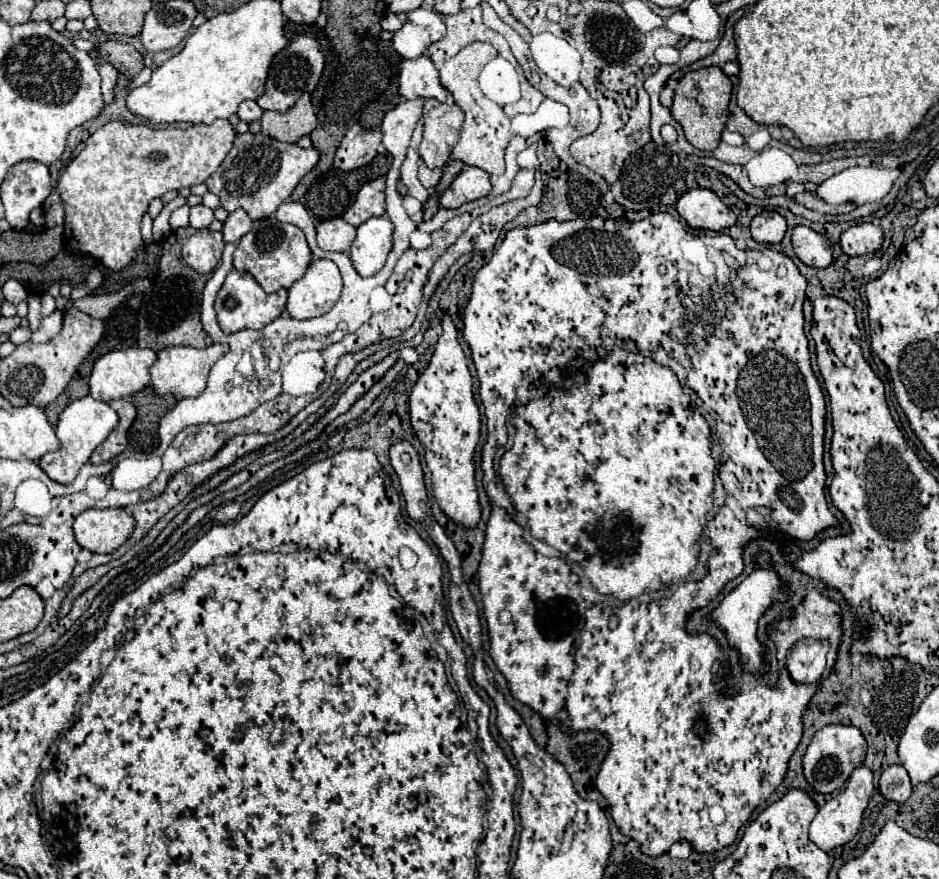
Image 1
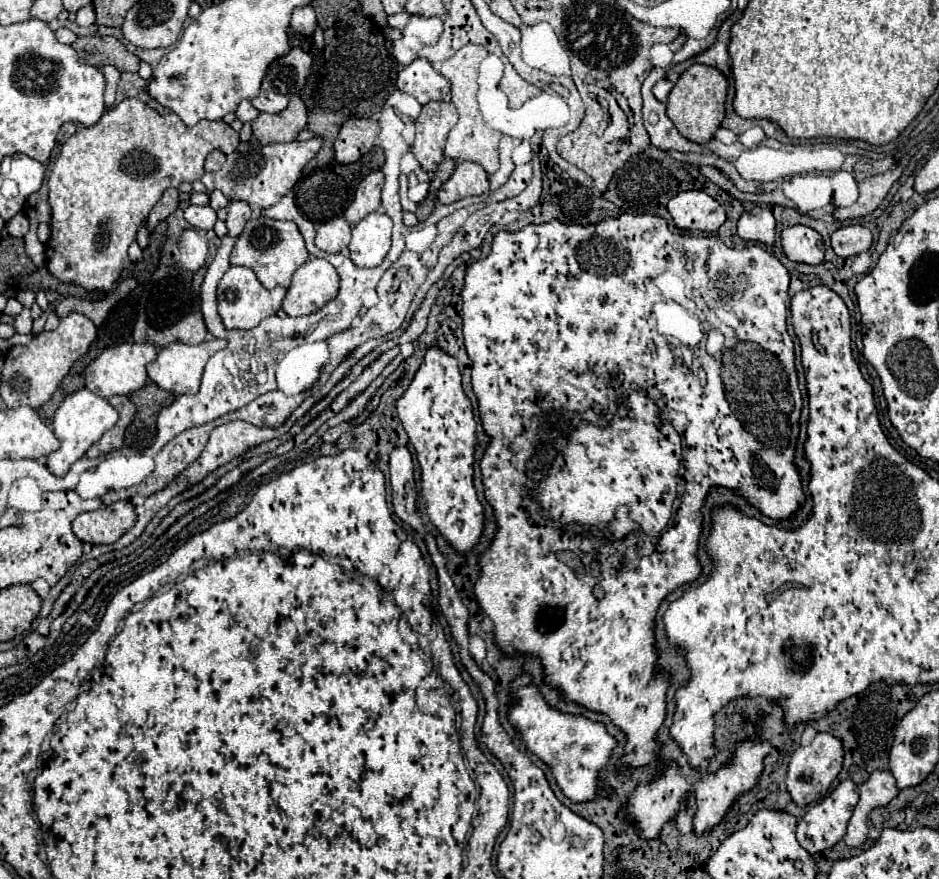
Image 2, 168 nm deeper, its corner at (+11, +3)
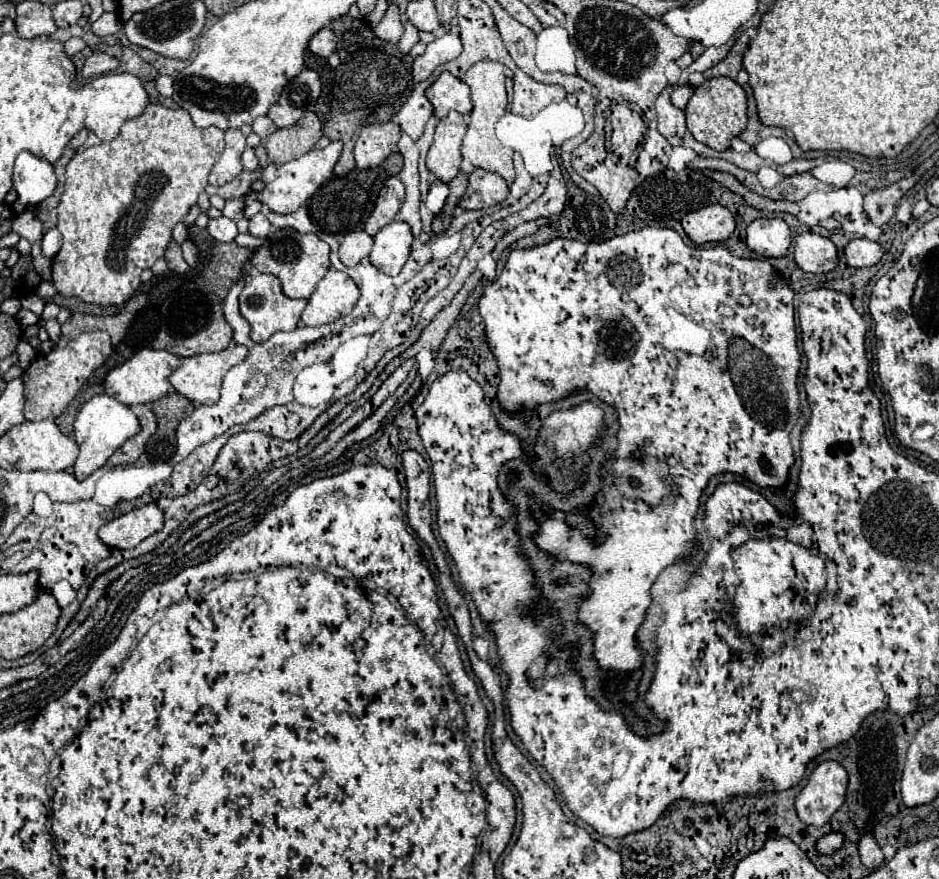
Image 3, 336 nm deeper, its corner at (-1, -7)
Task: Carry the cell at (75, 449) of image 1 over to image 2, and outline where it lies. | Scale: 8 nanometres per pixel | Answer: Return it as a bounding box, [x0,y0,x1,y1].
[46,388,118,476]

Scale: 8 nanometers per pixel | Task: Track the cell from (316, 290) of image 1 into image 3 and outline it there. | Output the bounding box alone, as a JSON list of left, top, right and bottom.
[302,268,358,326]

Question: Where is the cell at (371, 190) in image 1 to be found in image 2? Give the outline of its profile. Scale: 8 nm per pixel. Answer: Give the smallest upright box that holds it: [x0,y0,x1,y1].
[344,170,384,226]

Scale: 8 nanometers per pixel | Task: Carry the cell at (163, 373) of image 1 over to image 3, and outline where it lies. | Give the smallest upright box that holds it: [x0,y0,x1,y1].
[168,342,248,404]

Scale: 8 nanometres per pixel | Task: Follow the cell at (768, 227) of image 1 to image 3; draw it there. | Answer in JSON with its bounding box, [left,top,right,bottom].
[746,218,790,258]

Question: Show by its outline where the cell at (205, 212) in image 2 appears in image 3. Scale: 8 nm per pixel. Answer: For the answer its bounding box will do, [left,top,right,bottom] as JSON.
[208,216,238,242]

